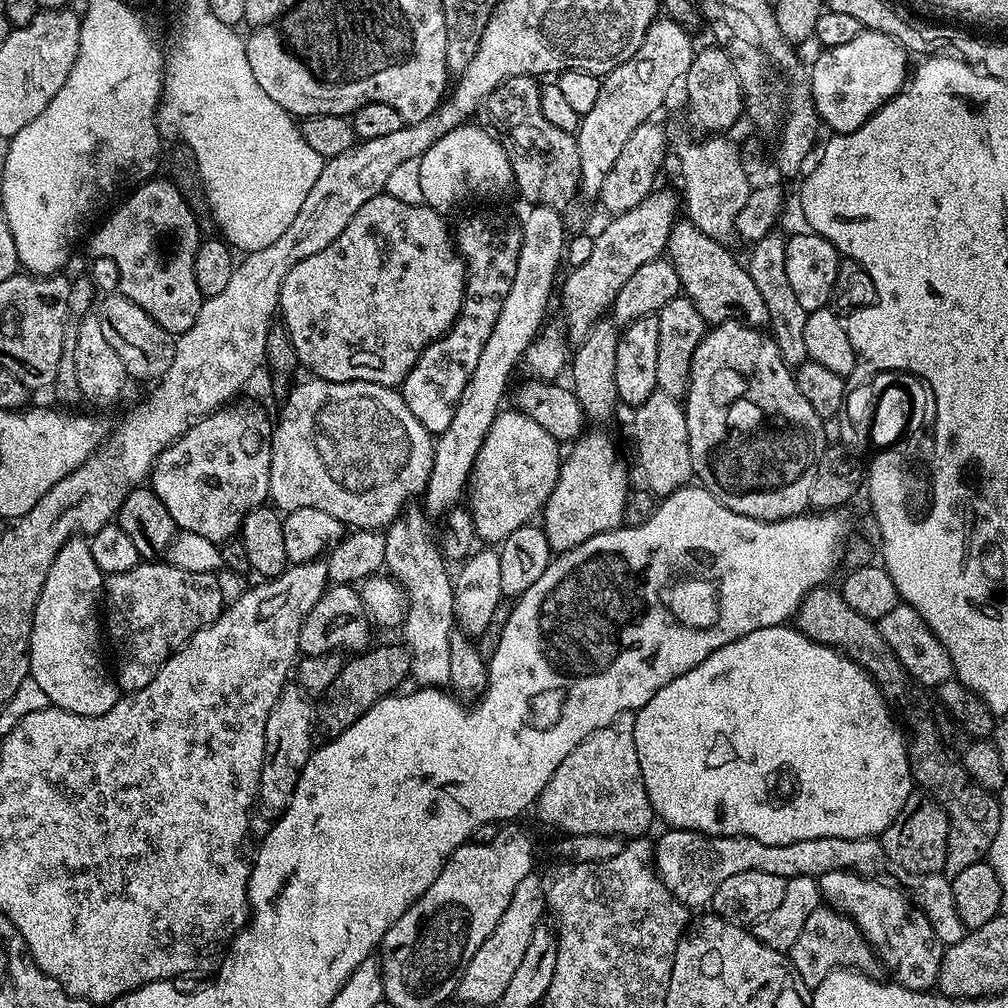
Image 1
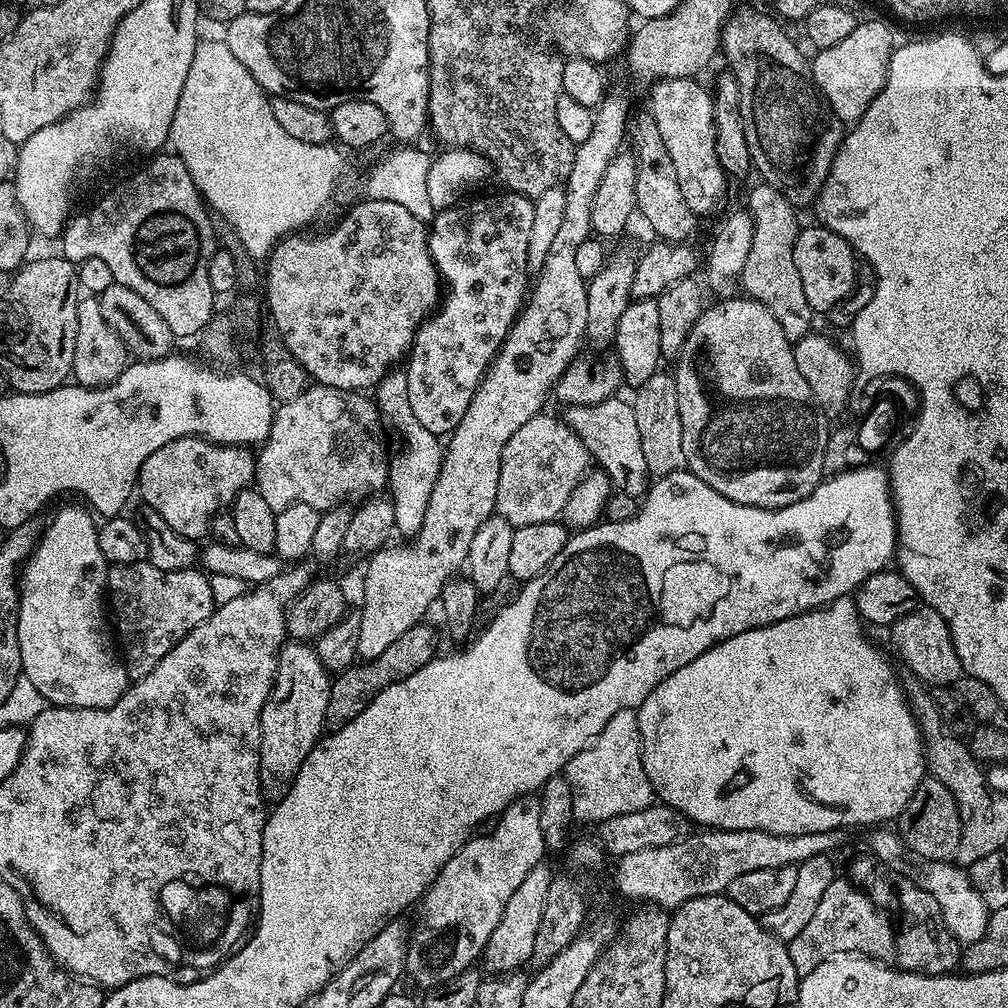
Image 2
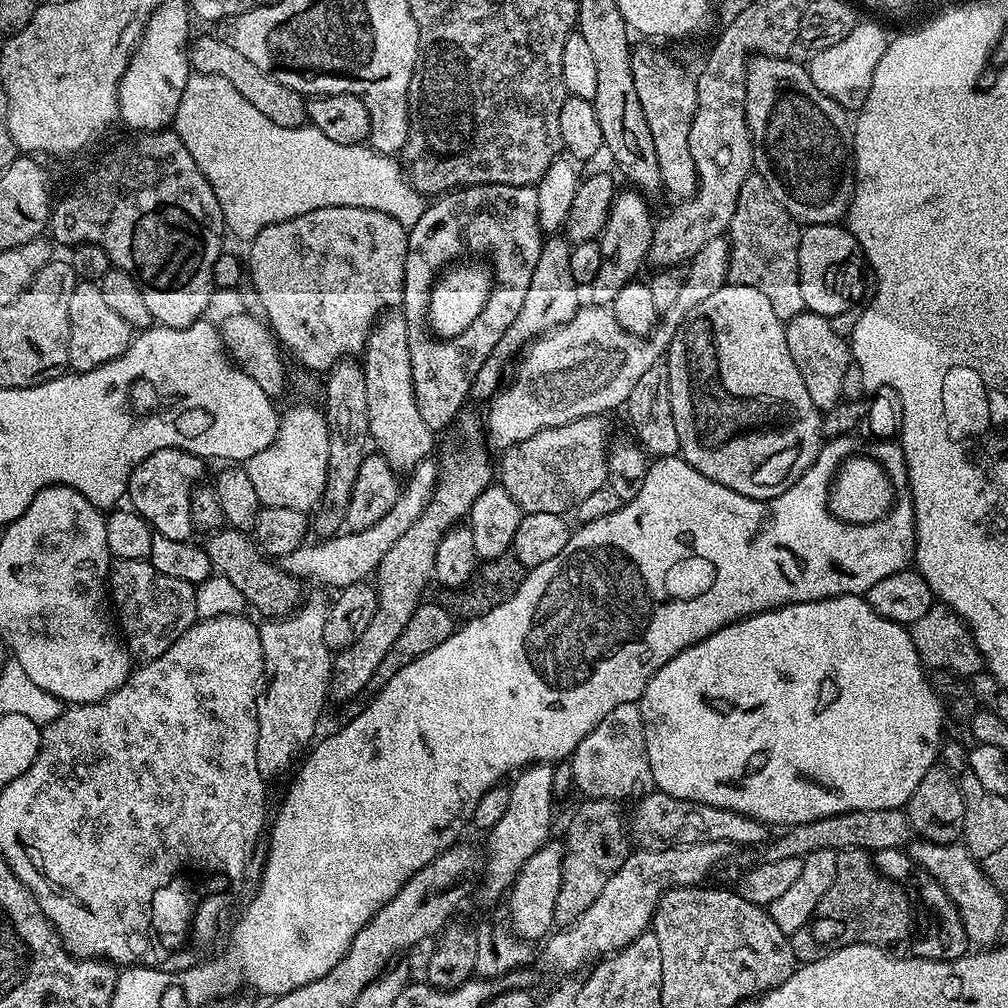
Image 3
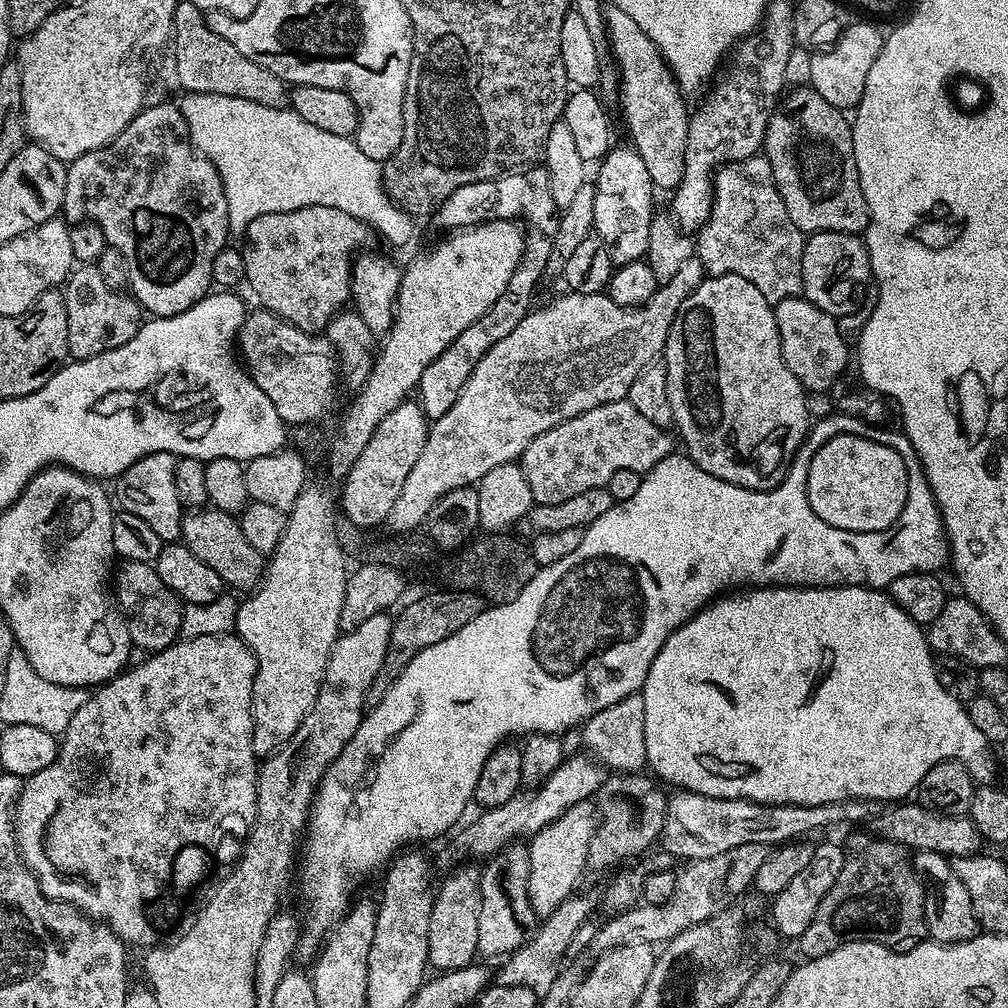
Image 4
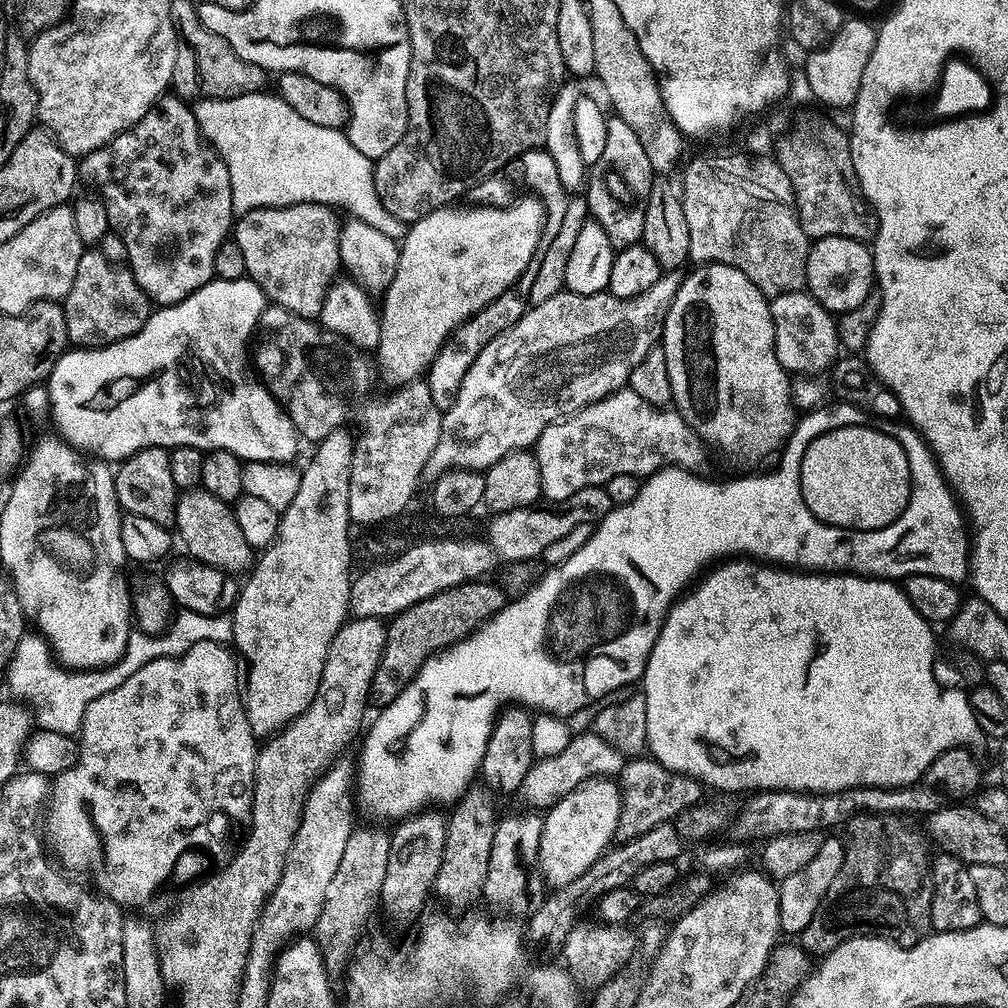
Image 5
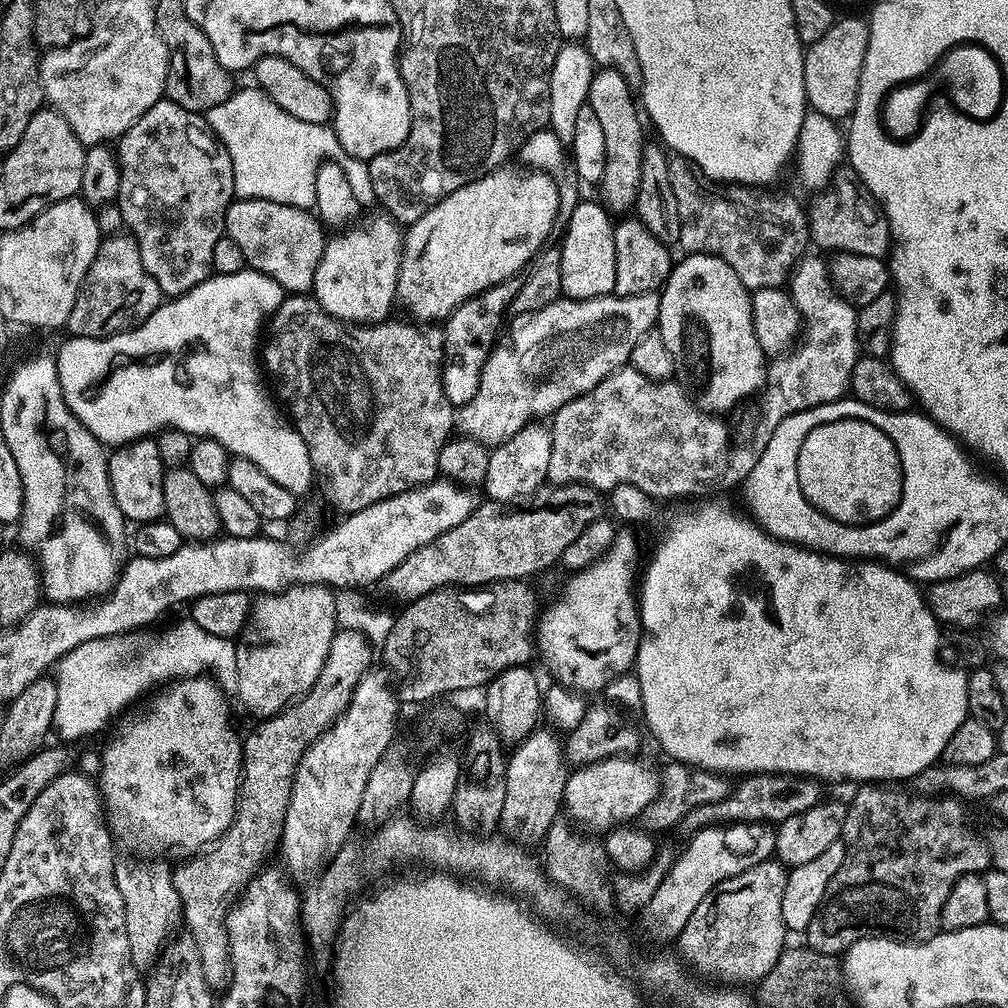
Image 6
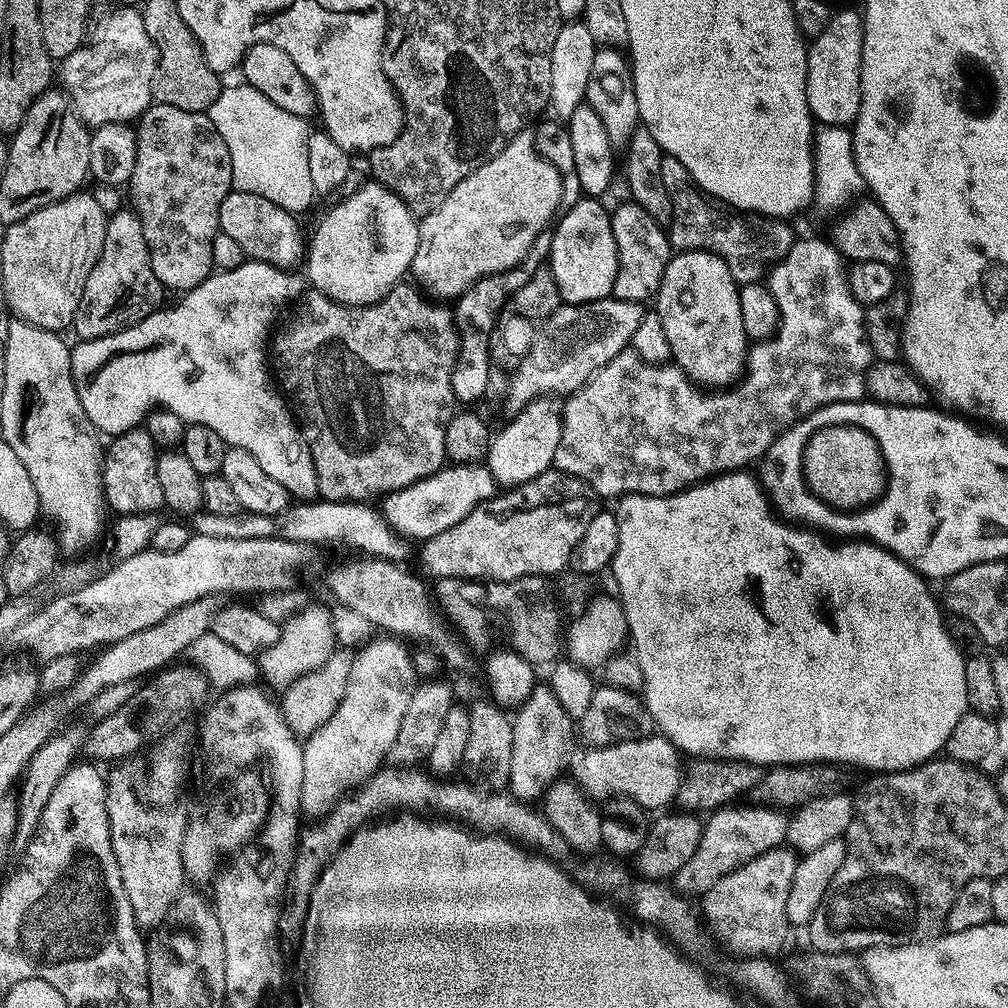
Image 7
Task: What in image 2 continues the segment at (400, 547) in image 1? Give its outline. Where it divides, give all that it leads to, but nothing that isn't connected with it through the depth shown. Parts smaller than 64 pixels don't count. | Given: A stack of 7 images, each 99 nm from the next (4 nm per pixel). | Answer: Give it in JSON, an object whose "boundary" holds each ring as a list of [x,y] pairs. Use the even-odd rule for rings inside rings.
{"boundary":[[[406,371],[387,372],[374,389],[374,403],[383,423],[387,427],[389,424],[404,439],[404,452],[397,456],[395,453],[388,461],[386,488],[387,491],[392,491],[390,499],[394,506],[395,531],[404,535],[401,537],[411,538],[422,526],[422,518],[426,518],[426,502],[430,502],[430,490],[434,490],[434,482],[438,482],[445,445],[441,437],[430,434],[430,430],[426,430],[426,426],[422,426],[422,422],[414,418],[414,410],[410,407],[410,393],[406,391]]]}

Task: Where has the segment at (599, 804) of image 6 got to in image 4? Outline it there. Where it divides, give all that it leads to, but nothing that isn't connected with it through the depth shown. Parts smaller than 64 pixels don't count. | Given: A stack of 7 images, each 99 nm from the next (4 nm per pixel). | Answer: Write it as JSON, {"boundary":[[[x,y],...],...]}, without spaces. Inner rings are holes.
{"boundary":[[[583,800],[562,818],[550,822],[538,834],[534,834],[527,841],[528,853],[530,854],[530,902],[537,917],[543,918],[554,914],[566,898],[577,891],[576,883],[580,880],[580,875],[588,868],[588,851],[593,834],[596,833],[598,823],[598,808],[592,800]]]}

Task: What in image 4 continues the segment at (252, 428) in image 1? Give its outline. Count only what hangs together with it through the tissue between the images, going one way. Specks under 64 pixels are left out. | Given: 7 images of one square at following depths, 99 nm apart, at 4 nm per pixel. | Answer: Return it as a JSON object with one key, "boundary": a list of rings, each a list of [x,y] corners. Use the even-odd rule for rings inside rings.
{"boundary":[[[168,452],[150,454],[134,466],[130,466],[115,481],[116,496],[120,499],[119,507],[130,514],[138,514],[166,542],[176,542],[181,539],[180,526],[182,523],[182,507],[178,493],[175,490],[175,466],[177,457]]]}

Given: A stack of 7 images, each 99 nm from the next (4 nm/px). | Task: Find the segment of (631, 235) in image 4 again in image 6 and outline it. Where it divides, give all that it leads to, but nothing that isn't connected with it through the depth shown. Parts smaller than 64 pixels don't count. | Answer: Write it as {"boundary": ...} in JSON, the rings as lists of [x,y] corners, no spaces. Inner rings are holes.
{"boundary":[[[600,68],[593,71],[587,103],[594,110],[598,123],[602,125],[602,134],[606,141],[606,170],[602,170],[602,178],[598,185],[601,196],[599,199],[609,213],[631,213],[636,206],[642,150],[646,143],[644,128],[640,125],[642,112],[638,107],[633,85],[629,84],[628,79],[616,68]]]}

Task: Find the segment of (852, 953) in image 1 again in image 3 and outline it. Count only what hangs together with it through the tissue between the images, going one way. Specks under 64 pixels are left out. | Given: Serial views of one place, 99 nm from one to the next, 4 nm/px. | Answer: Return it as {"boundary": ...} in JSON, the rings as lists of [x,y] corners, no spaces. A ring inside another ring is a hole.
{"boundary":[[[842,849],[837,851],[838,870],[834,874],[834,882],[830,890],[826,890],[822,902],[818,902],[818,910],[802,926],[802,930],[791,933],[792,949],[797,961],[807,962],[822,958],[834,948],[843,948],[845,944],[875,944],[877,946],[892,946],[899,940],[907,941],[914,928],[914,904],[903,884],[881,876],[876,871],[876,861],[873,853],[867,849]]]}

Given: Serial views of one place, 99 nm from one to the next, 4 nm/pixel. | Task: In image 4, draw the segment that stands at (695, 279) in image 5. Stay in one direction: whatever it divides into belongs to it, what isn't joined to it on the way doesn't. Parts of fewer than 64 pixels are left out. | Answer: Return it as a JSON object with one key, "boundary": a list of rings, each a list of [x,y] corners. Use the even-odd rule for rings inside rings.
{"boundary":[[[725,272],[718,276],[708,276],[686,298],[686,302],[682,302],[682,306],[670,326],[670,334],[664,343],[662,363],[666,370],[666,394],[670,398],[672,422],[678,436],[678,431],[680,431],[680,436],[684,439],[685,448],[683,449],[686,451],[686,455],[702,470],[706,470],[706,474],[714,474],[714,478],[718,478],[722,482],[730,482],[739,488],[762,490],[763,492],[777,488],[786,478],[792,460],[802,446],[802,442],[808,437],[810,427],[808,399],[810,396],[802,386],[802,382],[798,382],[798,378],[794,378],[790,366],[786,366],[786,362],[782,358],[782,342],[778,338],[776,314],[773,305],[768,304],[766,298],[762,298],[762,290],[758,290],[758,286],[746,282],[746,278],[742,278],[738,274]]]}

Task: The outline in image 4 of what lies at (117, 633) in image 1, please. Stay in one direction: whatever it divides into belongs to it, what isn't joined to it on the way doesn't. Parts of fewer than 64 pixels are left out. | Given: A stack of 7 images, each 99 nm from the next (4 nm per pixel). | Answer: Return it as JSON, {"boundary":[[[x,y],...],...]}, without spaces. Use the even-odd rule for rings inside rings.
{"boundary":[[[123,561],[114,572],[114,599],[124,613],[133,645],[137,649],[141,648],[144,654],[161,652],[176,643],[180,636],[185,605],[174,594],[174,590],[170,590],[170,586],[166,586],[166,582],[158,578],[152,564]]]}

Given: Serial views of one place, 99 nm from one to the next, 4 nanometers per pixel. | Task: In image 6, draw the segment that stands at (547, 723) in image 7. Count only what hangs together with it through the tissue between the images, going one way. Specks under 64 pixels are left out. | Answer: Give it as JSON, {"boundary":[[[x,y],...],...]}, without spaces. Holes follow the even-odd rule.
{"boundary":[[[537,730],[530,733],[511,749],[512,754],[510,752],[507,757],[506,802],[502,802],[498,828],[509,841],[525,850],[545,843],[548,833],[557,823],[556,815],[561,815],[564,803],[570,768],[565,762],[561,741],[556,741],[557,737],[548,732]]]}

